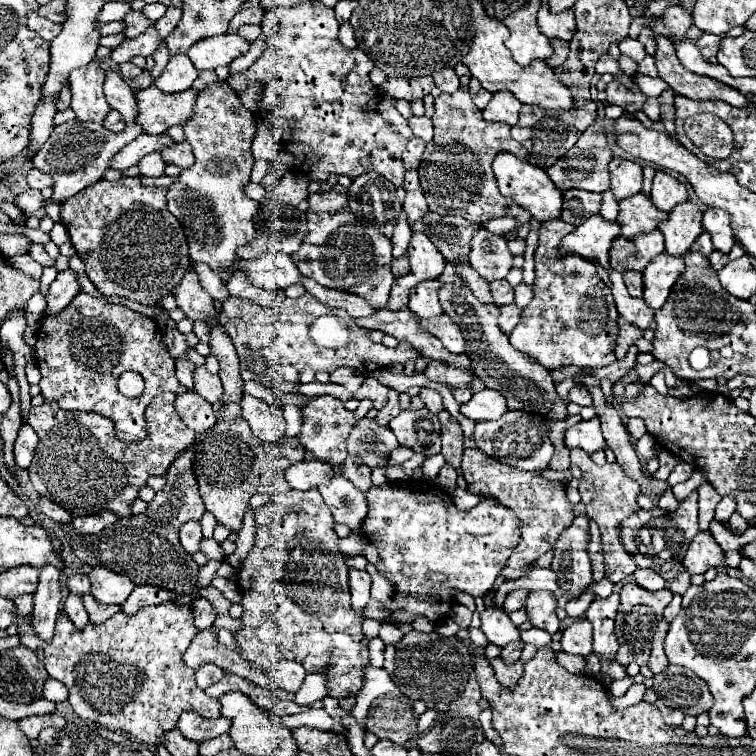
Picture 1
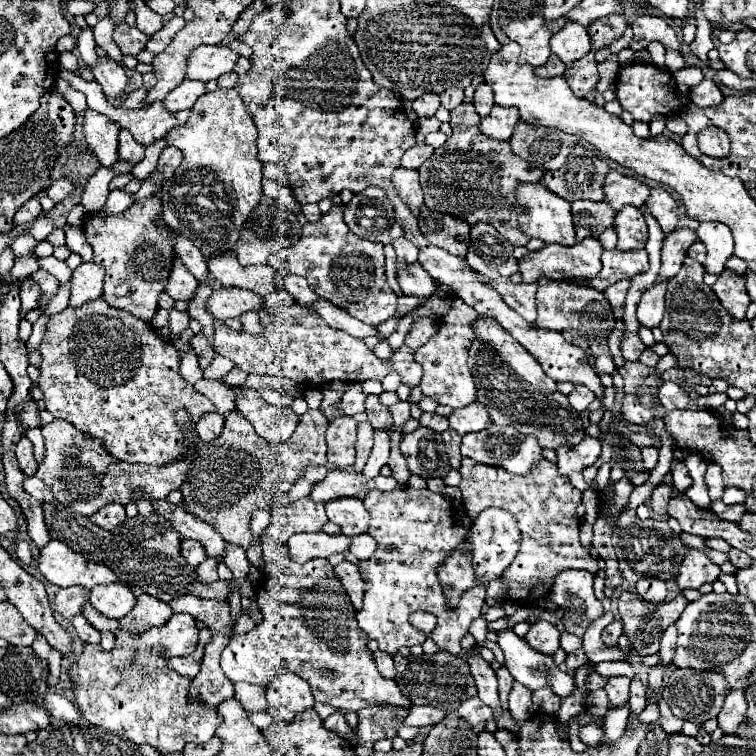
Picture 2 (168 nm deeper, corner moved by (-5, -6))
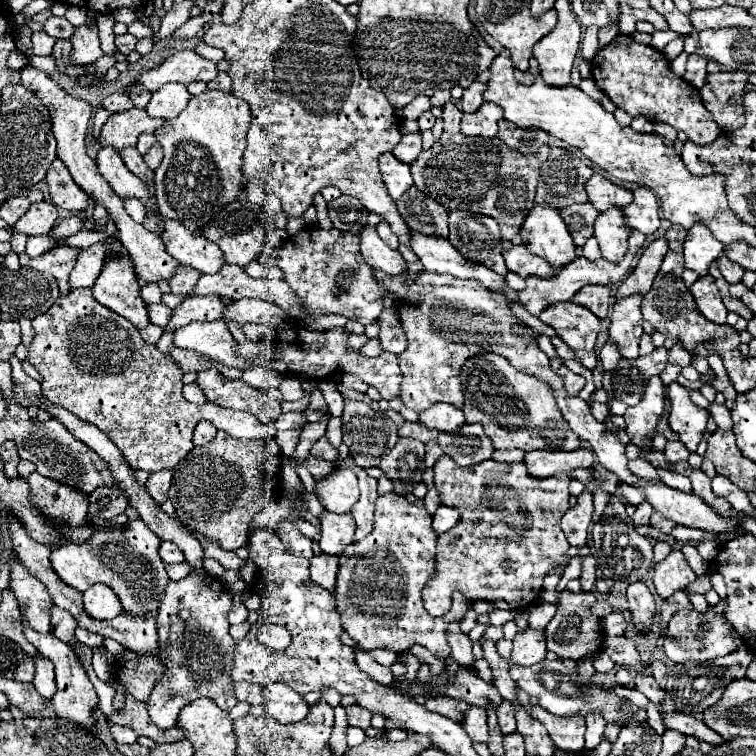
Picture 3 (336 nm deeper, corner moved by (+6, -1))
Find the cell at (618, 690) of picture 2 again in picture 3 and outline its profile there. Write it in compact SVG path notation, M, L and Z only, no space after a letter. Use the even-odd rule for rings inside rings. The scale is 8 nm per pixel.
M590 712L586 716L586 724L588 724L588 730L586 730L586 746L584 748L594 750L602 738L602 734L604 734L608 722L604 720L604 716L600 712Z

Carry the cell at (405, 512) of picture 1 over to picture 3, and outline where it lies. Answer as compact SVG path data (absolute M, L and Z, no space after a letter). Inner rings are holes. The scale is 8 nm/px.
M388 492L378 496L374 510L374 530L360 542L352 542L340 554L340 570L336 580L336 608L342 616L344 630L364 650L384 648L406 652L414 644L426 646L436 658L448 658L450 646L446 628L464 620L470 602L464 594L452 596L448 614L434 618L424 612L422 586L432 576L438 534L432 528L424 500L410 502L400 494Z

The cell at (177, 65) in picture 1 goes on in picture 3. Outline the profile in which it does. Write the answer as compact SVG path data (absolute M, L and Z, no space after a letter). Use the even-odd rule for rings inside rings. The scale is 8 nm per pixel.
M168 84L152 94L152 98L146 106L146 112L152 118L170 120L182 112L182 108L188 104L188 100L190 100L190 92L184 84Z

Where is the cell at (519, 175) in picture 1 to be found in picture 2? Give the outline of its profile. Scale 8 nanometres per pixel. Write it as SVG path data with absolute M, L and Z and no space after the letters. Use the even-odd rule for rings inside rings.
M527 183L527 185L519 185L517 203L525 207L523 215L519 217L519 225L527 237L535 237L545 243L575 245L575 227L571 221L571 205L565 199L559 199L541 183L537 183L537 185Z

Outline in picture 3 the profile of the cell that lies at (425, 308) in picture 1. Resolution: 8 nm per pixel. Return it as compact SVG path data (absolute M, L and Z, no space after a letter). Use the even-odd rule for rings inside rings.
M374 228L360 232L360 252L364 260L374 268L390 276L402 276L406 272L406 260L398 250L392 250Z

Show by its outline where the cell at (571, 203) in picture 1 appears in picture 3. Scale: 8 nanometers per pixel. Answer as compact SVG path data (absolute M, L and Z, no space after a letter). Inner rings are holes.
M586 202L586 204L572 204L572 206L566 206L560 210L572 238L574 238L574 244L576 246L584 246L586 240L592 236L594 232L594 222L596 222L596 208Z

